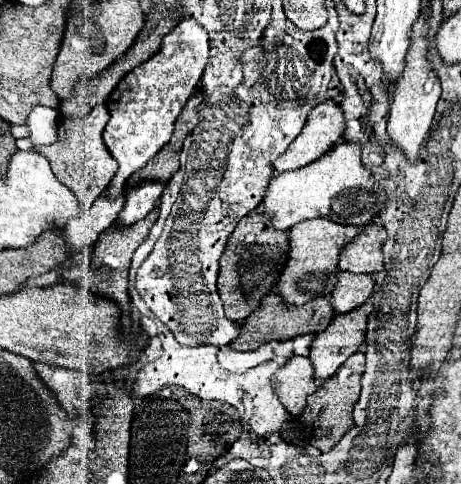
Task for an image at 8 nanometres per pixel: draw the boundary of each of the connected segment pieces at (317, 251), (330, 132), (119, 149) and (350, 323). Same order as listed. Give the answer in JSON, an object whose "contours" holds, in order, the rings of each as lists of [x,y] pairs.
{"contours":[[[[314,218],[296,224],[290,230],[290,258],[288,264],[280,276],[280,284],[272,292],[280,292],[286,300],[286,304],[300,306],[316,296],[328,296],[332,288],[336,286],[338,278],[338,254],[340,250],[350,244],[360,232],[364,232],[364,226],[346,226],[336,224],[328,218]]],[[[326,100],[318,104],[304,126],[302,134],[290,144],[288,152],[276,160],[274,170],[280,174],[284,170],[298,170],[306,164],[316,162],[324,152],[328,152],[344,132],[344,114],[334,100]]],[[[184,18],[172,32],[164,36],[160,50],[136,70],[130,70],[110,94],[110,120],[102,136],[108,152],[118,162],[118,172],[108,186],[108,196],[124,192],[126,180],[152,156],[156,156],[158,150],[170,140],[174,122],[188,98],[194,94],[196,84],[208,64],[208,50],[208,32],[196,24],[196,20]]],[[[366,302],[356,308],[356,312],[338,314],[324,332],[316,334],[310,348],[310,360],[316,372],[316,380],[332,378],[336,370],[352,354],[358,352],[366,338],[366,324],[370,312],[372,302]]]]}

